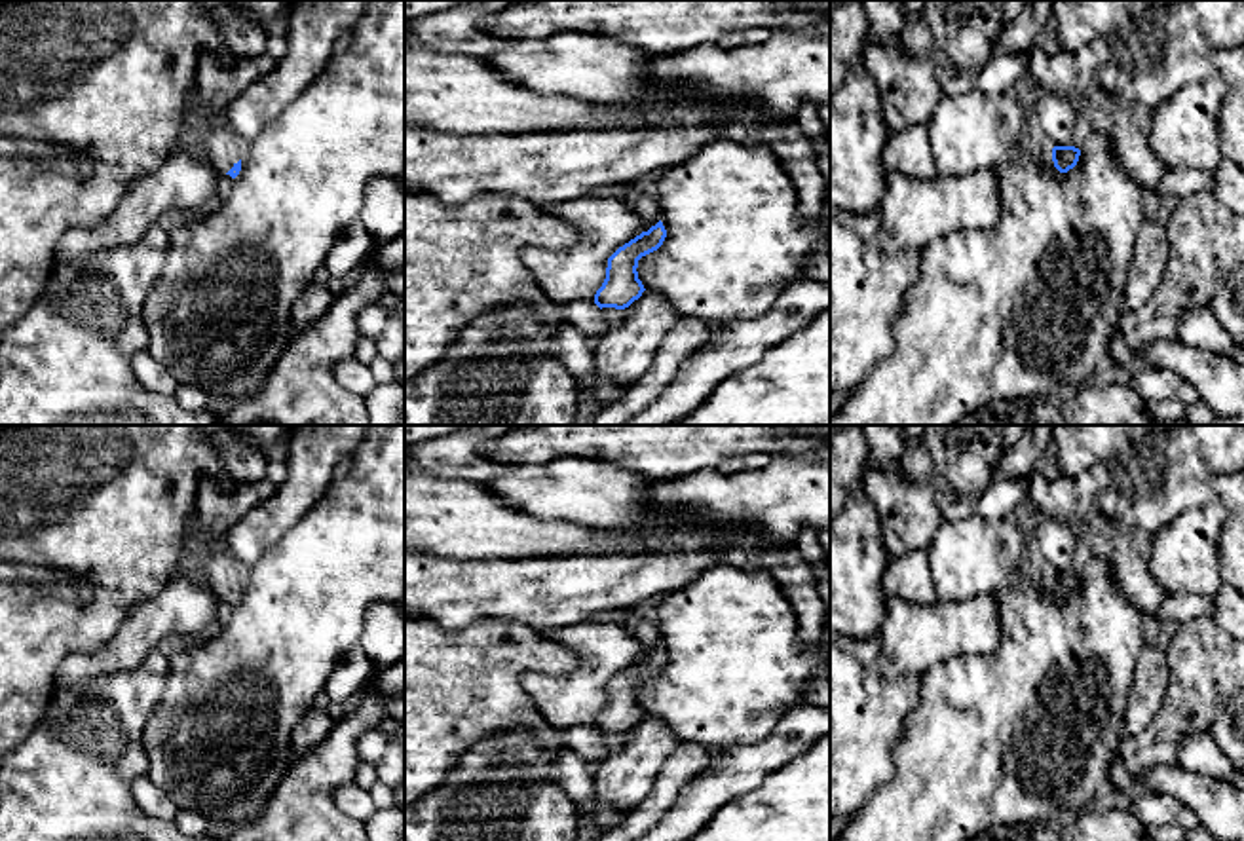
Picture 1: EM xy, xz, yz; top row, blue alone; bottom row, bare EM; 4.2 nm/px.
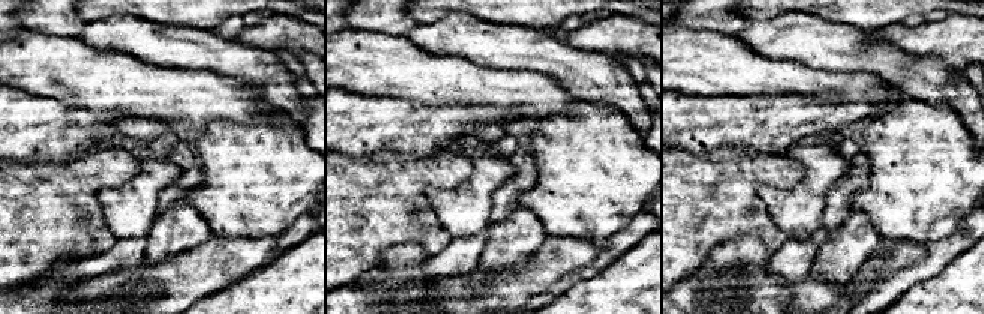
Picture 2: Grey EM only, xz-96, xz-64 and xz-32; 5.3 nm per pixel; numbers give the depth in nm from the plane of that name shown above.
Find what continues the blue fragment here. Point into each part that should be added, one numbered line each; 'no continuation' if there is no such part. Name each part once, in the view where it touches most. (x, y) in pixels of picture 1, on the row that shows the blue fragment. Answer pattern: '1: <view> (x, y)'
1: xy (213, 135)

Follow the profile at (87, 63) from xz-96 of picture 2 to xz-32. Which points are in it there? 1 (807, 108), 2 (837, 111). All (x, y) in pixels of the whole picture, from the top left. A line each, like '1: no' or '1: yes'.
1: no
2: no

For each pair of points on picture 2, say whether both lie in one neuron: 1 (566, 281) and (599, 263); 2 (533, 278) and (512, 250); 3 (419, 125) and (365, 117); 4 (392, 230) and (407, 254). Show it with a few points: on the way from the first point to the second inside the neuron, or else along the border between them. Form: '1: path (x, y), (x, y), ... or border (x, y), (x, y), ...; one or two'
1: path (573, 278), (591, 269); one
2: border (546, 238), (530, 256), (515, 266), (486, 271); two
3: path (405, 125), (378, 125); one
4: border (432, 254), (416, 244), (393, 244), (374, 266); two

